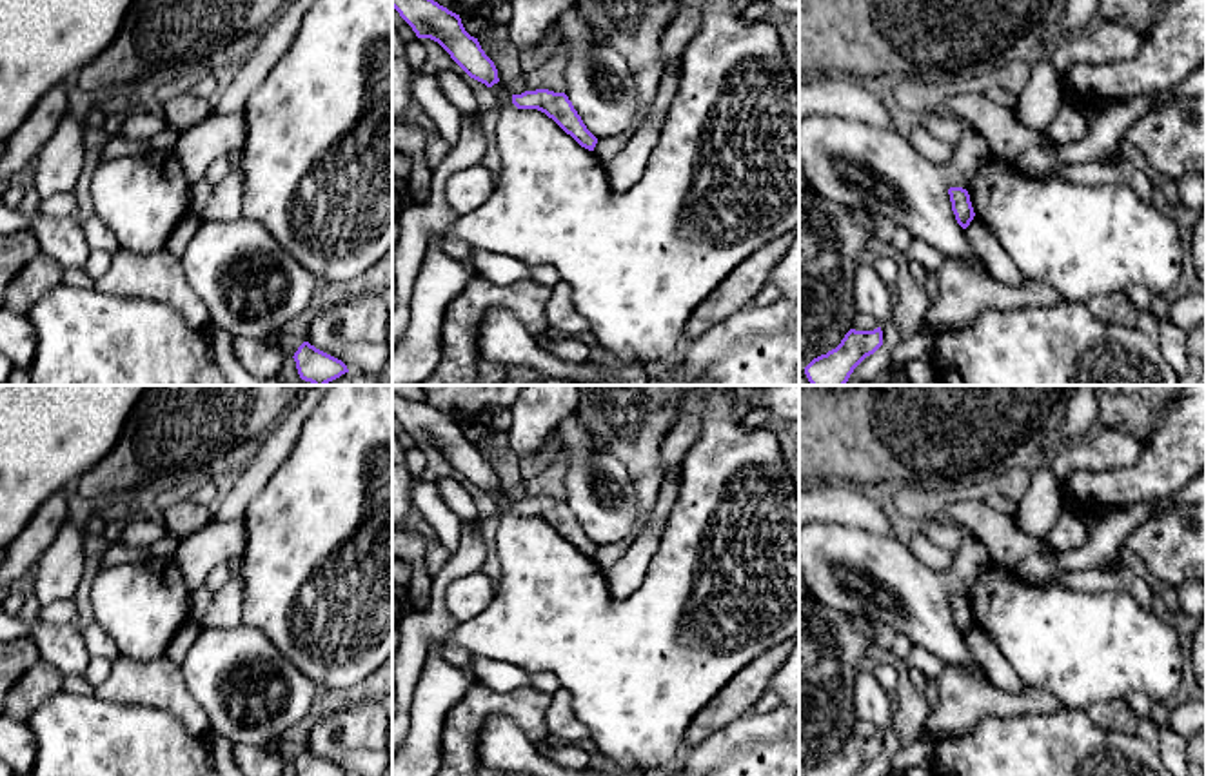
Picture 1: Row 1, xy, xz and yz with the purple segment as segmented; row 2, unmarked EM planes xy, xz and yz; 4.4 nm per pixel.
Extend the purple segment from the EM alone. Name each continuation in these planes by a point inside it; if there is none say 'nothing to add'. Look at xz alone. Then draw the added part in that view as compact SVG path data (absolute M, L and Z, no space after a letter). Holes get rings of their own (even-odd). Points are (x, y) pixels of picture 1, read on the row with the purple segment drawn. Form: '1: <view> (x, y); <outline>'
nothing to add

